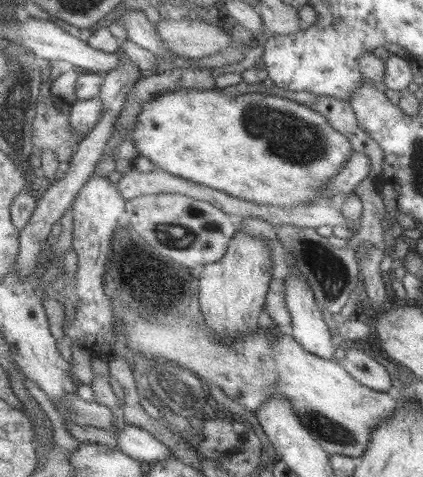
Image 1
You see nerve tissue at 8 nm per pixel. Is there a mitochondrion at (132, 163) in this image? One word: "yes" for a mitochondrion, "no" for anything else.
no

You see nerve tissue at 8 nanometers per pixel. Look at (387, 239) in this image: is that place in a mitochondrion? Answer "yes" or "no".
no

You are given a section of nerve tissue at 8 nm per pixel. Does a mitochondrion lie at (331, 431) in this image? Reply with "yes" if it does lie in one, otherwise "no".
yes

